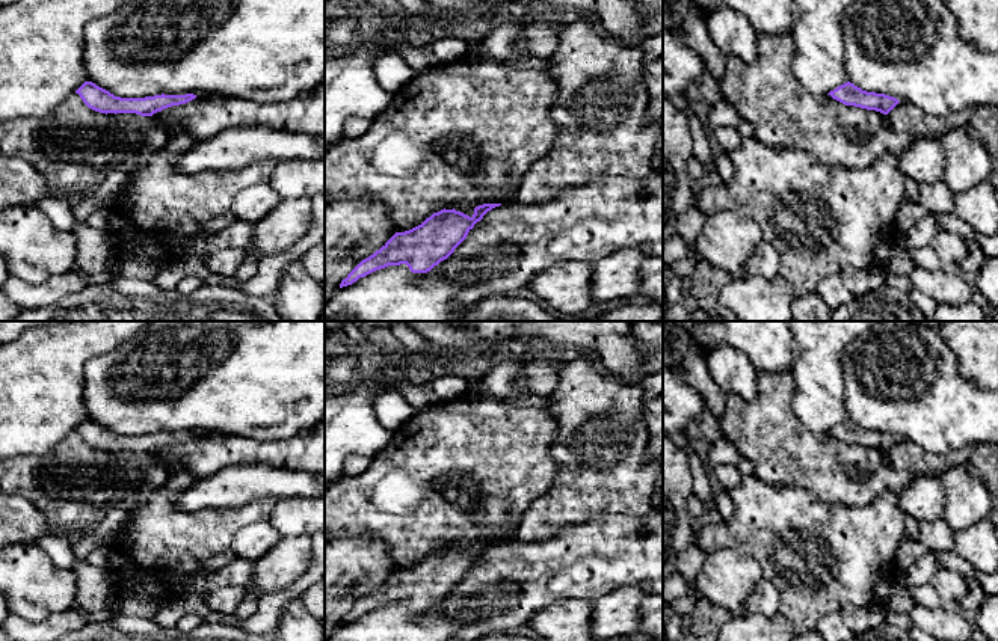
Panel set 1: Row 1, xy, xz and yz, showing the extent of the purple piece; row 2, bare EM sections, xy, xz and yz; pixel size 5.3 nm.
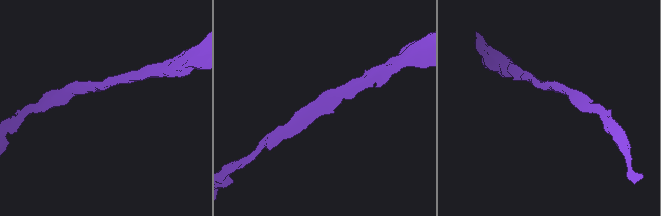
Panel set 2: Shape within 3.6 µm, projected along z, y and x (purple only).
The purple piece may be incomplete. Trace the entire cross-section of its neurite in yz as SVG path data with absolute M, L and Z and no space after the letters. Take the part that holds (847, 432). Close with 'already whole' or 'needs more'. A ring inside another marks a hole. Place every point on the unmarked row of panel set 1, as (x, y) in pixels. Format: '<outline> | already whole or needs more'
M850 419L830 428L827 433L846 443L876 448L883 452L888 452L900 440L897 436L885 431L862 428Z | already whole

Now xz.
M479 543L471 555L454 546L433 551L421 563L405 570L396 570L379 588L362 597L341 618L340 626L388 603L406 602L412 611L430 609L454 590L488 549L500 543Z | already whole

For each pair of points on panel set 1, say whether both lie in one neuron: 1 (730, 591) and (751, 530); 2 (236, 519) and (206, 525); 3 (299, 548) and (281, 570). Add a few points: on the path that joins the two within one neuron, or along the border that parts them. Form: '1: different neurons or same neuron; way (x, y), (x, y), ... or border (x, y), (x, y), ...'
1: different neurons; border (707, 554), (736, 548), (758, 564), (763, 578)
2: same neuron; way (228, 521), (222, 525), (213, 525)
3: same neuron; way (293, 554), (283, 564)

